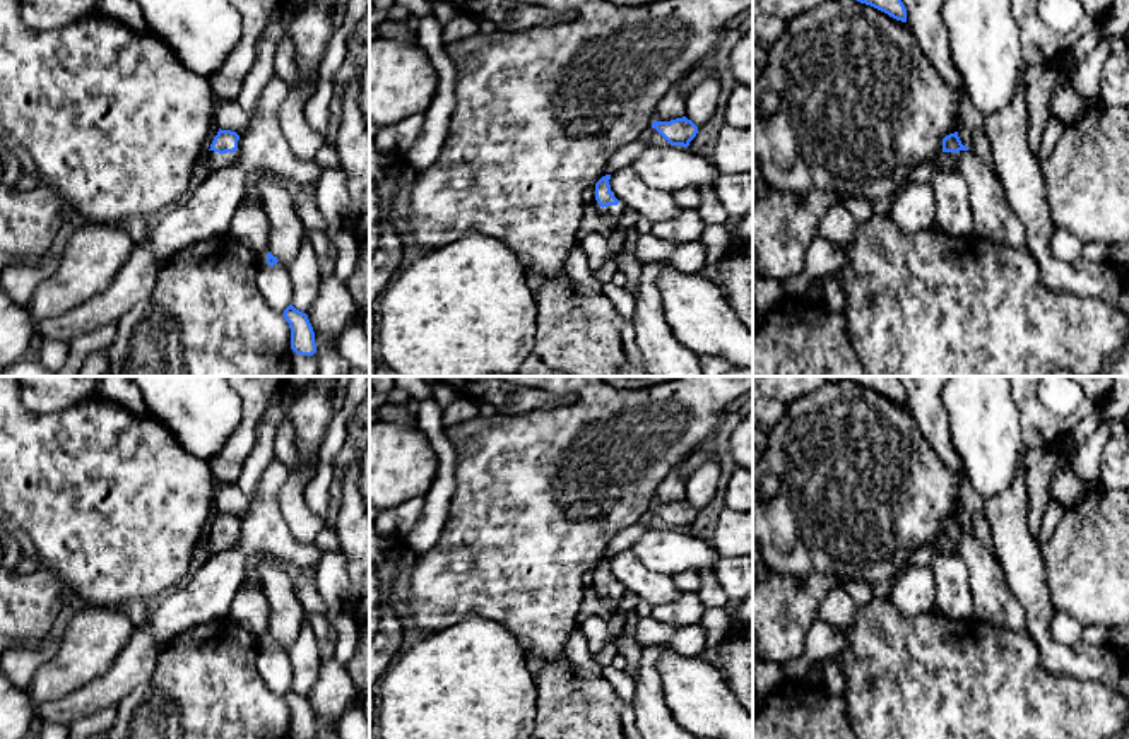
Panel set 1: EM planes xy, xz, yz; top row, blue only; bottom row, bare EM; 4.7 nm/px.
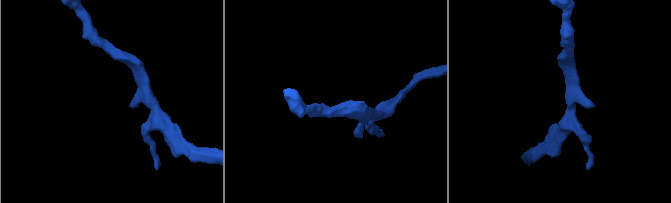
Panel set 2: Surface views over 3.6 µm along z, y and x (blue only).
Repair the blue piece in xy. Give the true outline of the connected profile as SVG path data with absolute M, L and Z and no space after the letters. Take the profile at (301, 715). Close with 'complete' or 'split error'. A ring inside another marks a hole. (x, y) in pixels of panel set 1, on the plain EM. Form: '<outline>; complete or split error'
M289 688L282 698L291 712L291 732L301 739L313 739L316 736L316 727L308 698L296 693L293 688Z; complete

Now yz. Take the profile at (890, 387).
M845 376L845 378L884 395L896 404L907 405L907 392L898 376Z; complete

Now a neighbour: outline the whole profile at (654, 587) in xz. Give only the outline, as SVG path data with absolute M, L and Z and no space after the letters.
M626 549L611 558L609 563L612 578L630 592L635 592L641 600L657 606L671 602L683 595L672 576L648 570L633 553Z

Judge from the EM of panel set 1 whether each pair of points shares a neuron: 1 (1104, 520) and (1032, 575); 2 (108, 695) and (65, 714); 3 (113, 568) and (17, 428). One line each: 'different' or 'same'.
1: different
2: same
3: same

